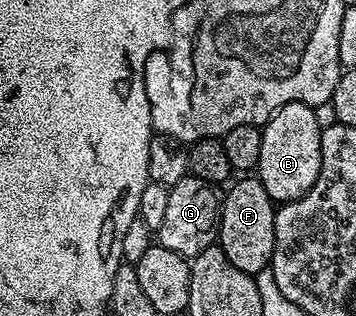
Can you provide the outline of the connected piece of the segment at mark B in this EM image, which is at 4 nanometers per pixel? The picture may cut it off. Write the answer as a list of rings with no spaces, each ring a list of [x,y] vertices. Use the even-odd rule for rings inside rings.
[[[307,104],[283,106],[261,128],[263,150],[259,150],[255,172],[272,200],[297,200],[311,190],[321,169],[321,130],[313,108]]]

